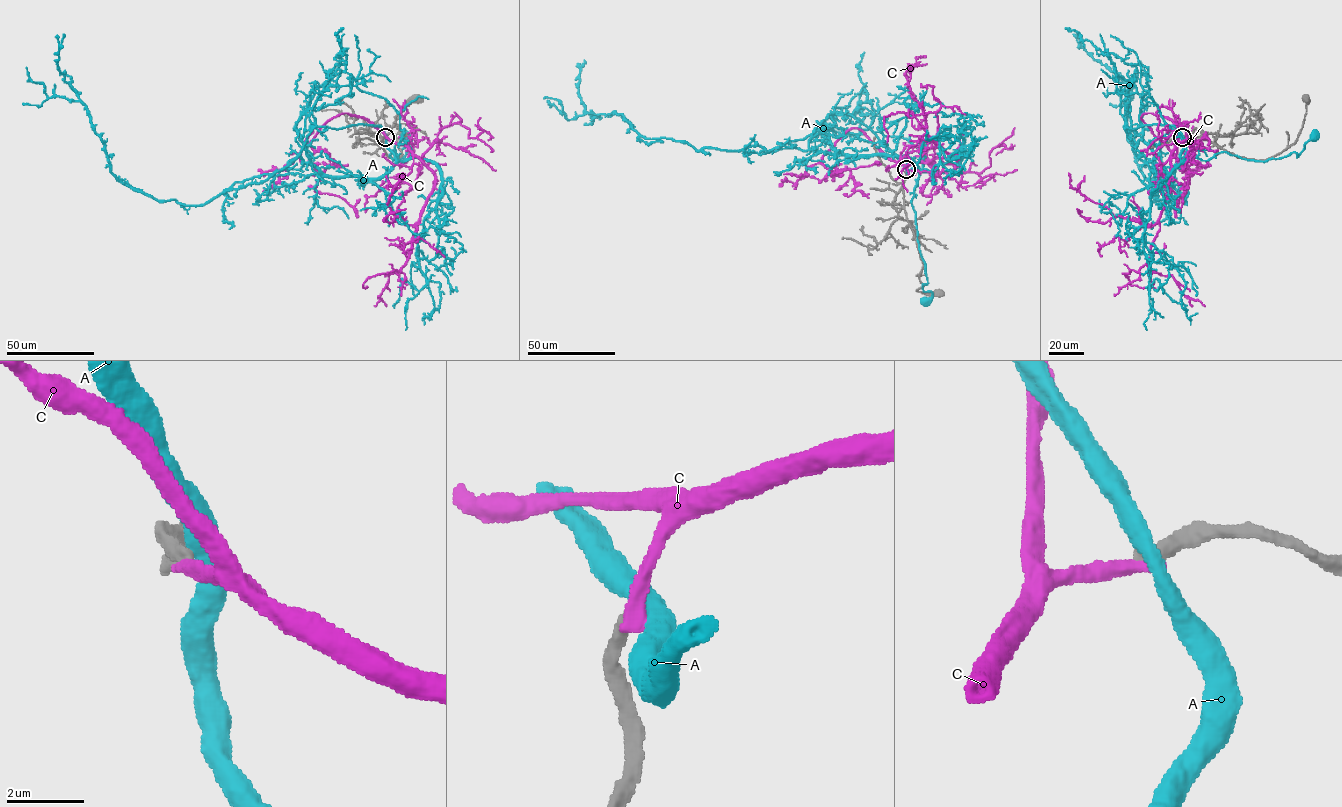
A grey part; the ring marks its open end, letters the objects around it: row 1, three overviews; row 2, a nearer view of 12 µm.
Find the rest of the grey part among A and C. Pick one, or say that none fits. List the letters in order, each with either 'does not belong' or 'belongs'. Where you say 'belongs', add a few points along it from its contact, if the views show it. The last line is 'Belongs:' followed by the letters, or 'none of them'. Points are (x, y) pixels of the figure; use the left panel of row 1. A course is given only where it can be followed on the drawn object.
A: does not belong
C: does not belong
Belongs: none of them

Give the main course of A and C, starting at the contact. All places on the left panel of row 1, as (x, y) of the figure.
A: (385, 137), (397, 161), (411, 143), (405, 137)
C: (385, 137), (404, 144), (431, 171), (435, 184), (406, 263), (400, 271), (370, 276), (366, 288)

